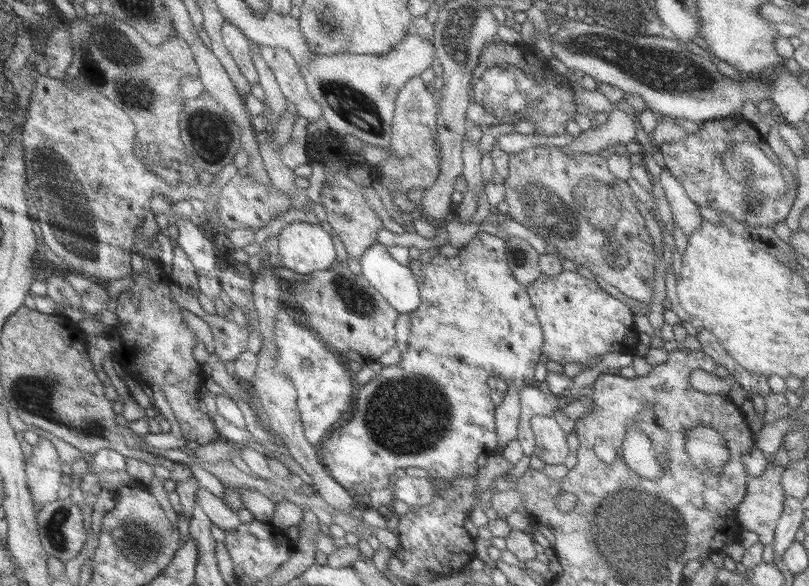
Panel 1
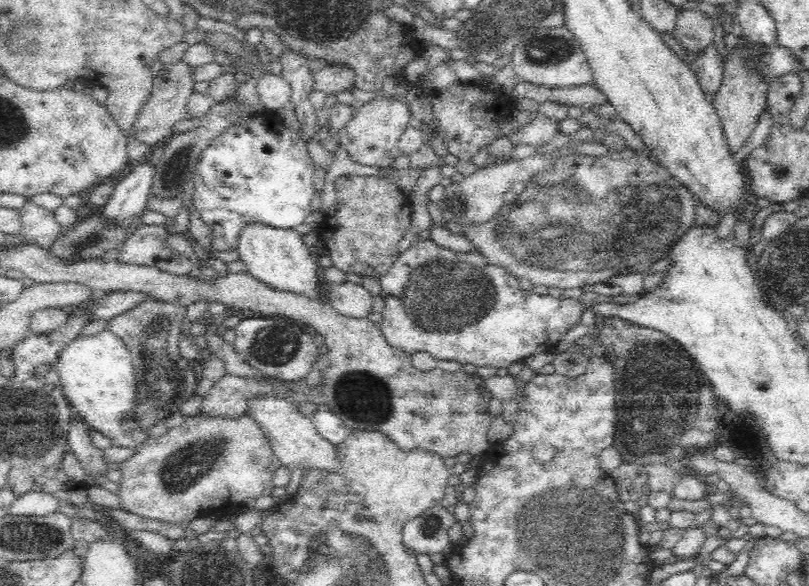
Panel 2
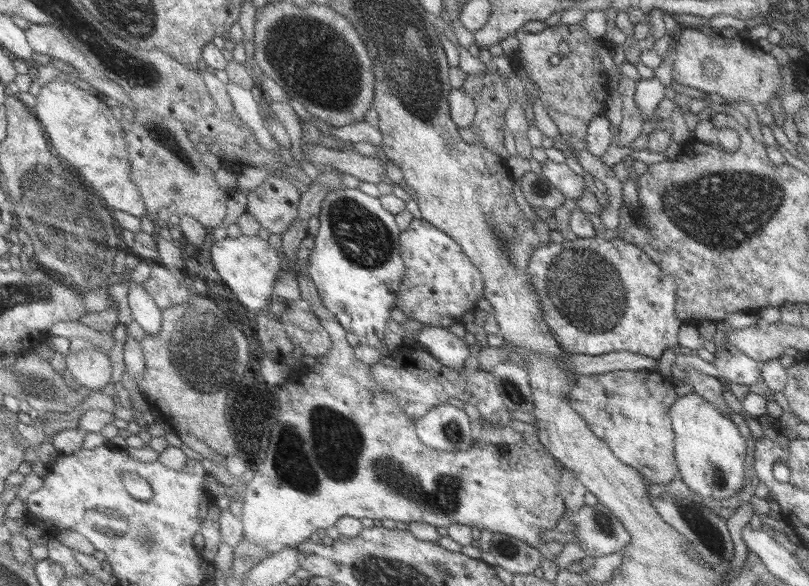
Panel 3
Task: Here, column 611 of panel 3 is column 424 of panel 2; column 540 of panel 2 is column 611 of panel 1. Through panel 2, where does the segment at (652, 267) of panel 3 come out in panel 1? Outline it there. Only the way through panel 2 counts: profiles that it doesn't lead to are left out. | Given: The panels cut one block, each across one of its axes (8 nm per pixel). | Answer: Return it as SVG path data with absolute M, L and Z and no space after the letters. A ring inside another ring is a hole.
M562 270L558 277L541 275L536 279L536 282L528 285L526 290L534 302L537 319L541 324L543 334L541 353L550 361L558 362L562 366L574 363L586 368L590 360L594 360L596 356L602 358L604 354L613 352L633 354L638 348L638 344L640 344L640 341L638 341L639 332L634 325L634 321L632 321L632 317L635 315L632 309L624 304L624 301L604 291L597 282L587 280L578 272Z

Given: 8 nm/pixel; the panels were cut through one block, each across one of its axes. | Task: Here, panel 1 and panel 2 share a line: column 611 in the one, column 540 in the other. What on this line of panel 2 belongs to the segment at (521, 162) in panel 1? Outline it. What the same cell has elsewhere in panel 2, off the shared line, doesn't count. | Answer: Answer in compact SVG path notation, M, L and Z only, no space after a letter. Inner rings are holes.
M627 146L621 151L608 151L606 155L567 155L555 160L551 171L534 175L527 183L524 191L517 196L517 200L510 206L502 206L498 216L494 220L488 220L482 226L463 226L462 234L472 246L475 246L480 254L486 257L488 264L504 268L516 280L525 277L534 285L549 288L574 289L586 285L596 285L608 281L614 276L622 276L626 273L646 274L646 270L656 261L663 260L670 250L678 243L678 240L695 225L695 210L699 201L691 195L688 189L676 181L671 174L655 159L646 156L641 151L633 150Z

